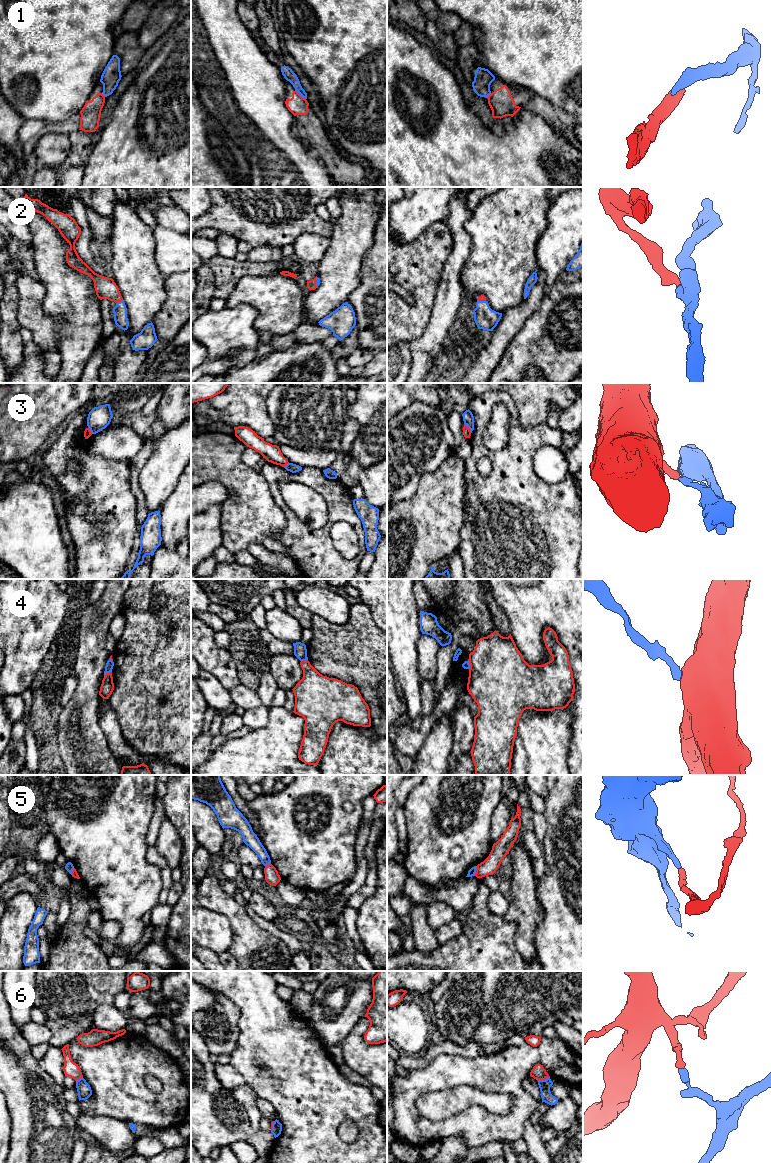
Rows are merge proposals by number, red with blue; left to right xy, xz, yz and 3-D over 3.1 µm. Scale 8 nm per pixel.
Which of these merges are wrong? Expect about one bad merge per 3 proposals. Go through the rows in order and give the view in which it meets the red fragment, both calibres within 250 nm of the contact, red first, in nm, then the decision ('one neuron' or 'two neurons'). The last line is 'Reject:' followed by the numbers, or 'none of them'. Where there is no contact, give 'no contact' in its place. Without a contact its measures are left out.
1: meets red in xz; 160 nm thick on the red side, 90 nm on the other; two neurons
2: meets red in xy; 170 nm thick on the red side, 110 nm on the other; one neuron
3: meets red in yz; 60 nm thick on the red side, 90 nm on the other; two neurons
4: meets red in xy; 110 nm thick on the red side, 60 nm on the other; two neurons
5: meets red in yz; 130 nm thick on the red side, 60 nm on the other; two neurons
6: meets red in yz; 120 nm thick on the red side, 90 nm on the other; two neurons
Reject: 1, 3, 4, 5, 6

